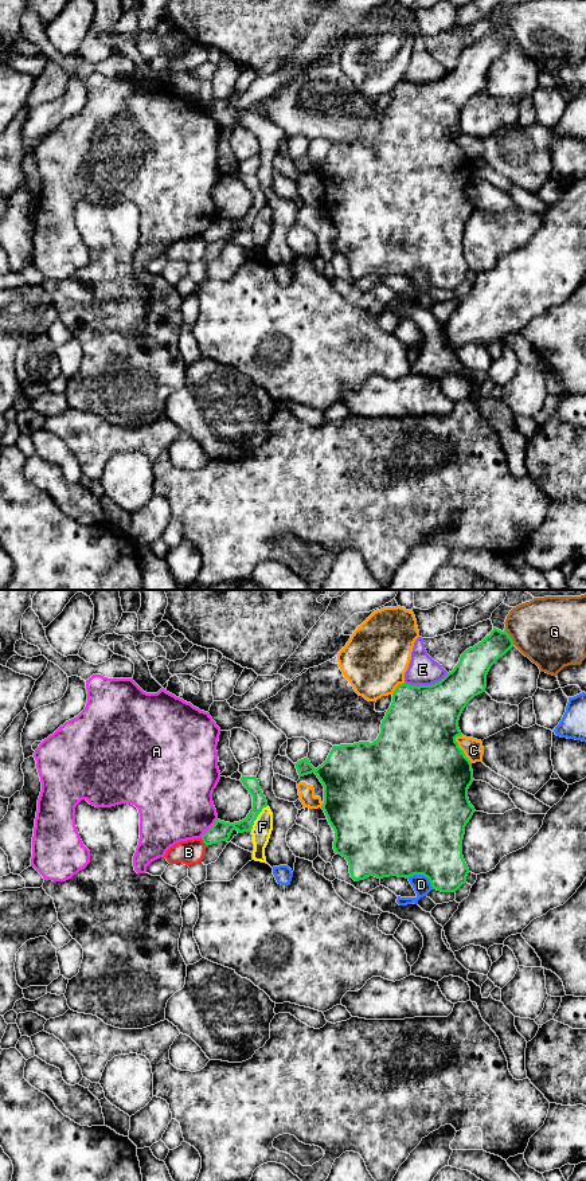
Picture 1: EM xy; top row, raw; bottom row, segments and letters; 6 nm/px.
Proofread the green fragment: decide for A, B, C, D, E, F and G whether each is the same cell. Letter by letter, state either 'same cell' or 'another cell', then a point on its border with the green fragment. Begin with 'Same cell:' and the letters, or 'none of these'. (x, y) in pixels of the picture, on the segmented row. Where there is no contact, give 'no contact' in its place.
Same cell: none of these
A: another cell; contact xy (210, 828)
B: another cell; contact xy (203, 841)
C: another cell; contact xy (461, 750)
D: another cell; contact xy (422, 873)
E: another cell; contact xy (426, 685)
F: another cell; contact xy (256, 818)
G: another cell; contact xy (510, 637)

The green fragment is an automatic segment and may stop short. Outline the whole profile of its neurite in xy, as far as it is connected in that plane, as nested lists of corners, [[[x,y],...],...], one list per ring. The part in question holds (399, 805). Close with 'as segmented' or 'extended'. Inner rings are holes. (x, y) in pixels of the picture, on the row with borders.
[[[493,627],[489,636],[461,654],[454,669],[441,681],[419,687],[399,684],[376,740],[333,746],[327,760],[317,769],[308,758],[294,763],[300,777],[315,773],[323,783],[321,809],[335,830],[333,849],[348,861],[355,881],[370,876],[409,879],[423,875],[433,889],[441,892],[456,892],[466,883],[469,868],[462,856],[462,840],[465,826],[476,812],[468,798],[468,789],[474,779],[472,763],[456,742],[456,738],[462,735],[458,720],[466,704],[485,692],[491,666],[512,646],[513,641],[507,630]]]; as segmented

